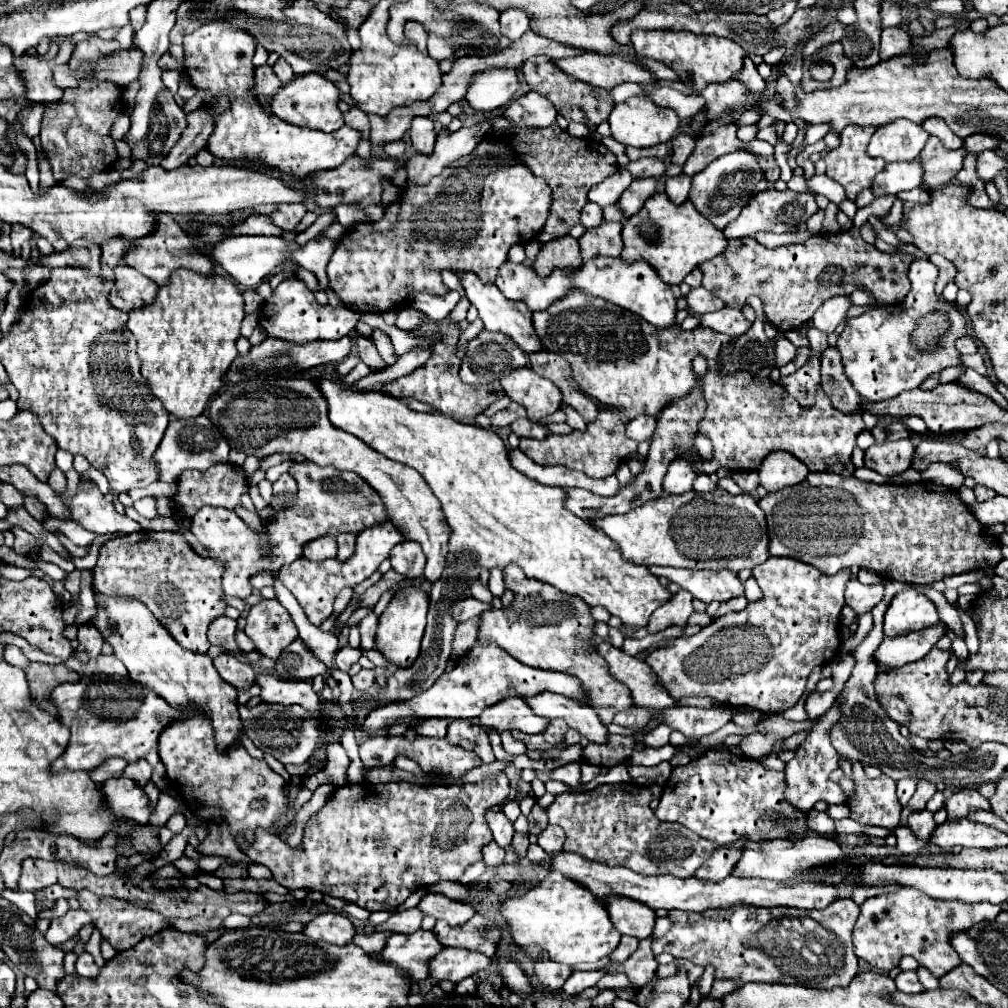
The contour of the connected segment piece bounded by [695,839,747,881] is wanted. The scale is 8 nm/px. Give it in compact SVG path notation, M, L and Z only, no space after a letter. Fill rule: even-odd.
M739 839L735 843L731 843L729 847L719 847L717 851L713 851L713 855L697 869L695 877L699 879L713 879L713 881L721 881L729 875L729 871L733 871L733 863L737 863L737 859L741 859L741 847L737 847L737 843L745 843L747 839Z

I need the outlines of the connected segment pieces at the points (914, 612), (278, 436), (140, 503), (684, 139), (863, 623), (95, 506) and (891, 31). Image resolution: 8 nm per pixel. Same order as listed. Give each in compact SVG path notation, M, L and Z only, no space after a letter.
M907 589L891 601L885 613L885 635L921 631L925 627L933 627L937 621L939 615L933 601L915 589Z
M263 377L263 381L251 381L251 395L239 393L219 393L209 403L209 419L227 437L229 445L245 455L267 457L273 453L285 455L305 455L309 461L325 467L333 465L341 471L353 471L363 477L385 503L385 511L393 525L401 529L401 533L417 541L423 547L427 557L427 565L423 577L427 581L441 579L445 569L445 543L449 543L449 527L445 527L445 515L441 515L441 505L437 497L429 491L429 485L421 479L421 475L397 461L385 459L381 453L365 447L361 439L349 435L345 431L337 431L329 423L329 409L325 407L325 397L317 391L317 383L313 379L279 379L279 377Z
M147 496L140 500L135 501L133 507L143 517L153 519L158 516L155 507L155 501L156 499L154 497Z
M679 133L673 141L671 141L671 163L675 165L685 165L687 157L693 153L695 149L695 139L687 133Z
M865 613L857 621L859 621L859 627L857 627L855 635L853 635L853 641L859 641L861 643L865 639L865 635L869 633L869 629L873 627L873 615L871 613Z
M79 479L77 493L71 501L63 501L69 509L71 521L83 525L83 529L91 533L135 533L141 531L141 525L129 517L123 517L115 511L113 503L109 503L97 485L89 485L89 479Z
M887 27L883 29L881 35L881 59L891 59L897 55L905 55L905 51L909 51L909 35L905 31L901 31L899 27Z

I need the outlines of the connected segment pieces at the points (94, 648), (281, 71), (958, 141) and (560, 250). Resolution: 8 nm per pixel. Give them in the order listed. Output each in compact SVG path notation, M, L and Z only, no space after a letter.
M85 623L79 627L79 643L85 647L85 651L93 657L97 657L101 653L101 645L103 645L103 635L99 633L99 629L95 627L95 623Z
M277 59L277 63L273 65L273 73L281 79L281 83L289 83L295 77L293 69L289 67L289 63L285 59Z
M941 117L927 119L927 121L923 123L923 129L925 129L929 135L939 137L941 143L945 143L945 147L949 147L949 149L959 149L963 145L963 139L957 137L957 135L947 127L947 123L945 123Z
M561 237L553 239L549 243L543 243L537 261L535 271L545 279L545 275L551 275L553 267L579 267L581 263L581 251L579 243L573 237Z

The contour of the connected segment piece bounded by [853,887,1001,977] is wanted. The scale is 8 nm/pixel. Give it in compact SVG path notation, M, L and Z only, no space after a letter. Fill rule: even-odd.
M899 889L891 895L877 895L861 905L861 915L853 927L853 951L859 959L867 961L871 967L889 973L899 965L899 959L909 955L917 959L929 973L941 977L961 965L959 955L951 947L951 935L971 929L971 925L981 921L993 921L1001 907L991 907L991 903L957 903L931 899L917 889Z

